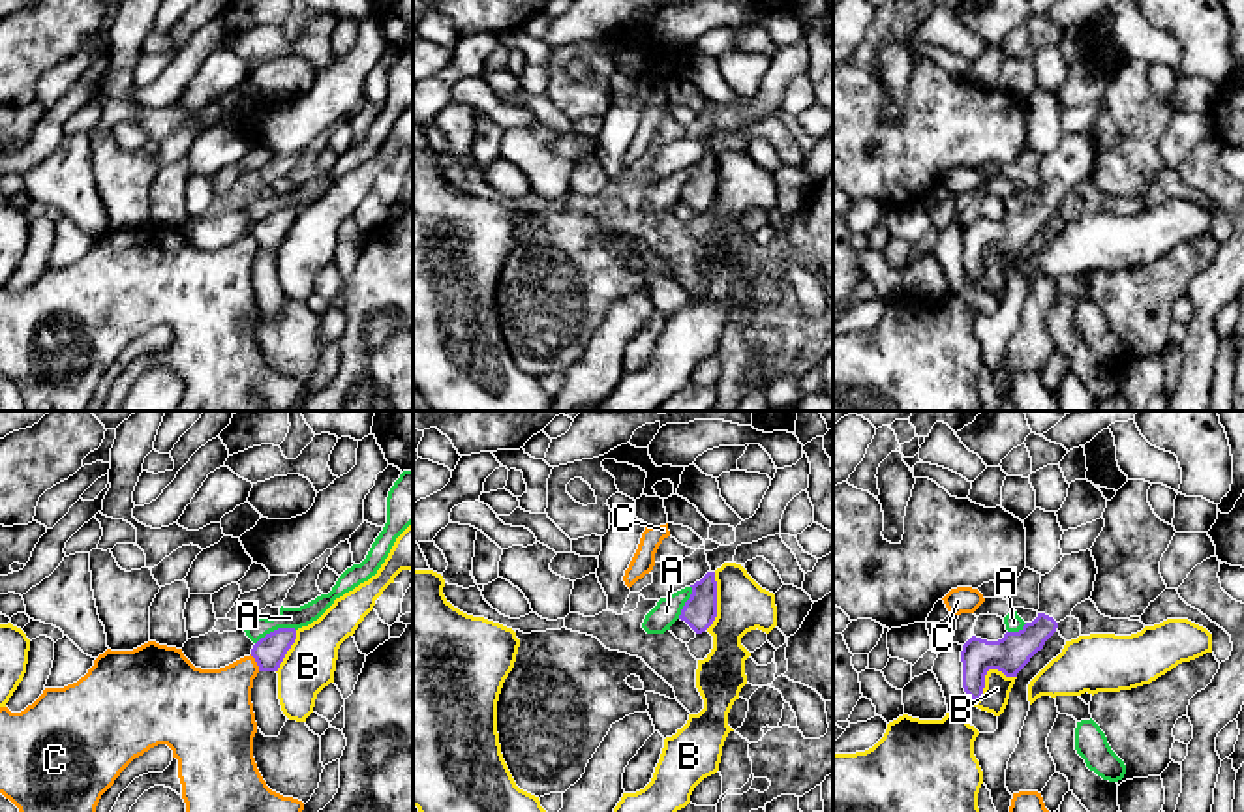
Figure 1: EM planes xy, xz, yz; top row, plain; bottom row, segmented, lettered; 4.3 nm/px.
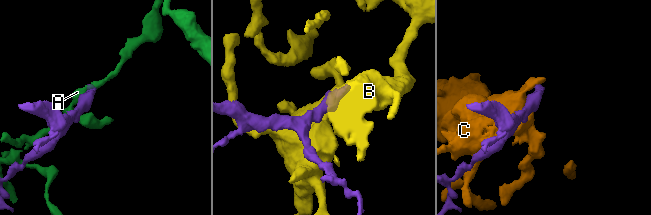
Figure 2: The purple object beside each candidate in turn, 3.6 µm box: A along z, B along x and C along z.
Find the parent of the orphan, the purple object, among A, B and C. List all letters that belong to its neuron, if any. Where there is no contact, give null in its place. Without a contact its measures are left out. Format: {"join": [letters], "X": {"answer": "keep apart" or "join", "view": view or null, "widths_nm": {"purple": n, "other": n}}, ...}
{"join": [], "A": {"answer": "keep apart", "view": "xy", "widths_nm": {"purple": 140, "other": 100}}, "B": {"answer": "keep apart", "view": "yz", "widths_nm": {"purple": 160, "other": 110}}, "C": {"answer": "keep apart", "view": "xy", "widths_nm": {"purple": 140, "other": 300}}}

